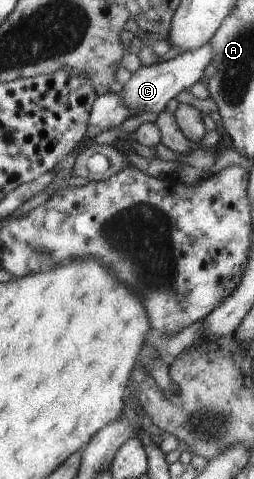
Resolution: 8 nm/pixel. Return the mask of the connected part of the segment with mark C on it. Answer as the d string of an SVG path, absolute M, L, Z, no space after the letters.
M207 42L205 46L197 50L181 53L174 59L159 64L155 63L132 73L130 79L123 84L123 90L120 94L125 99L126 105L129 105L134 112L134 115L139 115L142 112L160 114L165 110L165 106L169 104L169 100L184 97L187 90L195 82L201 80L201 76L205 72L205 66L212 61L212 58L212 46Z

